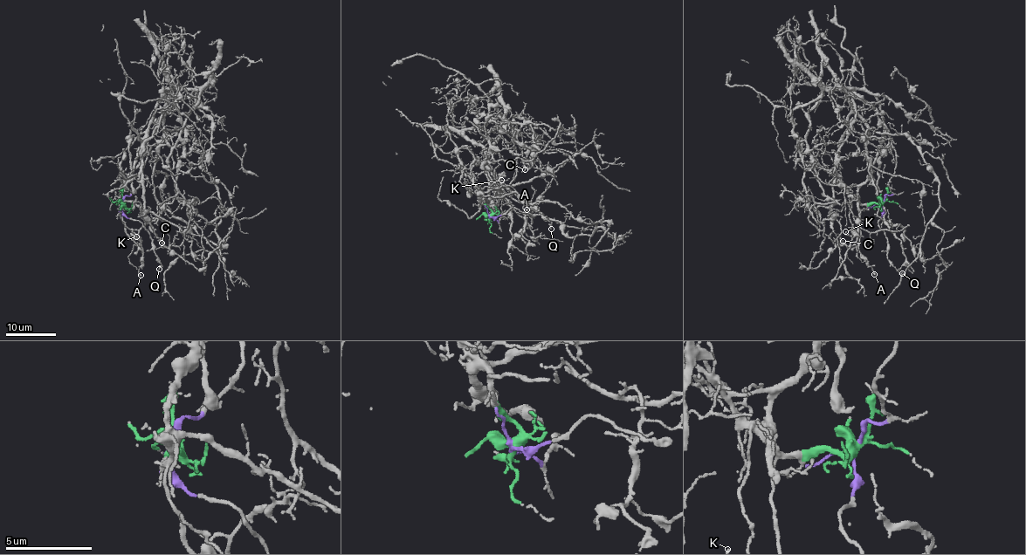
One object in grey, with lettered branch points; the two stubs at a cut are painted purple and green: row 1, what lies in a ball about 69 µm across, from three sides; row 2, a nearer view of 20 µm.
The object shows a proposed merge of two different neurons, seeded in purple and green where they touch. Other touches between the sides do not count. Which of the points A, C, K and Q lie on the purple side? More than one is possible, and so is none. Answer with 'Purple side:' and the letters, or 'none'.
Purple side: C, Q

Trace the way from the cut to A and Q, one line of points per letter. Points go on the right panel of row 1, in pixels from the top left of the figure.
A: (883, 202), (861, 206), (857, 215), (860, 256), (874, 274)
Q: (883, 202), (884, 212), (878, 227), (887, 239), (888, 261), (902, 272)

